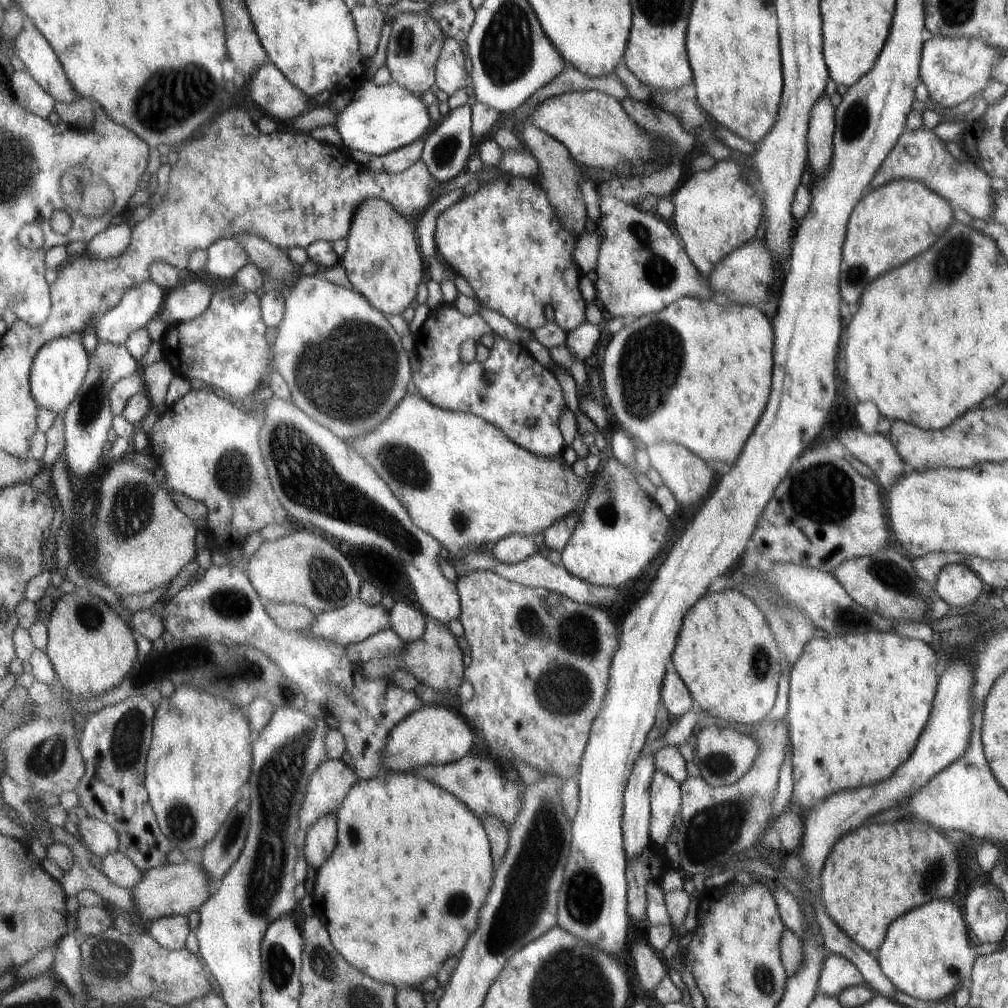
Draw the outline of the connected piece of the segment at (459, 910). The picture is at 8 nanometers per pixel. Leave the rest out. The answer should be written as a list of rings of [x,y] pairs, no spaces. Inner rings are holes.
[[[387,770],[374,779],[362,779],[354,786],[350,795],[346,798],[340,811],[339,819],[339,844],[338,852],[330,858],[330,864],[317,872],[316,887],[313,894],[316,914],[325,922],[330,920],[330,932],[334,936],[334,944],[338,944],[338,950],[361,972],[373,977],[383,984],[401,987],[421,986],[430,977],[438,977],[445,964],[454,957],[461,957],[469,944],[469,941],[477,934],[481,926],[481,913],[493,890],[496,878],[496,864],[493,856],[493,846],[489,833],[486,831],[482,818],[478,817],[461,799],[453,793],[427,780],[418,772],[398,773]]]

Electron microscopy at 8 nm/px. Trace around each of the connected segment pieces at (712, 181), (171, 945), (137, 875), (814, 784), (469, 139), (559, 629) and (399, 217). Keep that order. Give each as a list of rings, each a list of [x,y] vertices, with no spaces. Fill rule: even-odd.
[[[732,160],[718,161],[710,171],[691,173],[689,180],[673,192],[679,235],[699,272],[707,278],[725,256],[752,241],[763,216],[760,198],[742,182],[738,168]]]
[[[188,915],[165,917],[149,923],[149,926],[150,934],[165,948],[182,951],[188,946],[188,940],[192,934]]]
[[[122,852],[107,856],[102,863],[101,871],[121,887],[133,890],[145,879],[144,872]]]
[[[866,632],[866,634],[855,633],[852,635],[845,635],[838,637],[817,637],[813,640],[810,640],[805,645],[805,650],[802,652],[800,659],[795,663],[792,667],[791,675],[790,675],[790,683],[789,683],[789,704],[788,704],[788,735],[790,741],[790,748],[792,749],[792,766],[794,767],[794,793],[792,794],[792,804],[793,808],[798,809],[802,813],[807,813],[807,811],[812,810],[818,802],[820,802],[823,798],[828,796],[828,792],[834,792],[834,788],[838,788],[838,790],[848,790],[848,788],[858,788],[858,786],[867,786],[872,785],[874,782],[881,782],[887,780],[892,776],[892,774],[912,755],[916,744],[918,743],[919,737],[922,735],[926,724],[928,723],[932,708],[933,701],[937,692],[938,678],[936,677],[936,656],[934,656],[934,652],[930,650],[930,646],[926,646],[926,643],[921,640],[910,640],[908,638],[900,638],[894,632]]]
[[[470,104],[447,112],[444,122],[428,136],[423,162],[439,184],[453,181],[461,173],[466,172],[468,158],[476,153],[476,140],[474,140],[474,132],[472,132],[474,118],[472,116],[474,116],[474,112],[472,112]]]
[[[492,571],[473,572],[465,577],[459,577],[456,583],[459,586],[461,601],[463,602],[460,620],[465,628],[465,637],[470,643],[472,655],[472,663],[467,668],[466,680],[470,681],[476,689],[476,696],[460,706],[460,714],[465,716],[465,719],[476,732],[482,732],[485,735],[488,752],[496,754],[498,758],[527,763],[544,773],[557,773],[566,780],[577,778],[592,740],[593,726],[601,715],[601,710],[605,706],[605,700],[609,694],[609,682],[612,679],[614,660],[621,650],[620,640],[618,640],[618,626],[614,624],[610,612],[597,606],[574,602],[570,597],[544,587],[529,587],[522,583],[515,583]],[[566,630],[572,636],[572,640],[564,640]]]
[[[367,200],[355,214],[348,240],[348,252],[342,259],[342,264],[356,290],[386,314],[403,316],[407,308],[417,304],[421,284],[429,279],[428,264],[406,215],[390,204],[390,201]]]

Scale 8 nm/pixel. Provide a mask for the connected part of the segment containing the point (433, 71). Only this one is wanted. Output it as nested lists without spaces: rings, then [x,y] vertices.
[[[430,12],[395,14],[391,26],[393,33],[387,50],[387,67],[393,74],[394,82],[418,96],[432,91],[434,84],[437,84],[437,67],[444,45],[448,42],[446,38],[443,39],[443,35],[446,36],[447,33],[443,32],[441,25]]]

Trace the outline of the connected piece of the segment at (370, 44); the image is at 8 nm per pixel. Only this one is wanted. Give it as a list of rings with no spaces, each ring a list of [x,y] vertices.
[[[362,3],[353,8],[353,14],[361,38],[361,49],[366,59],[369,59],[378,54],[383,28],[387,25],[389,15],[378,6],[364,6]]]

